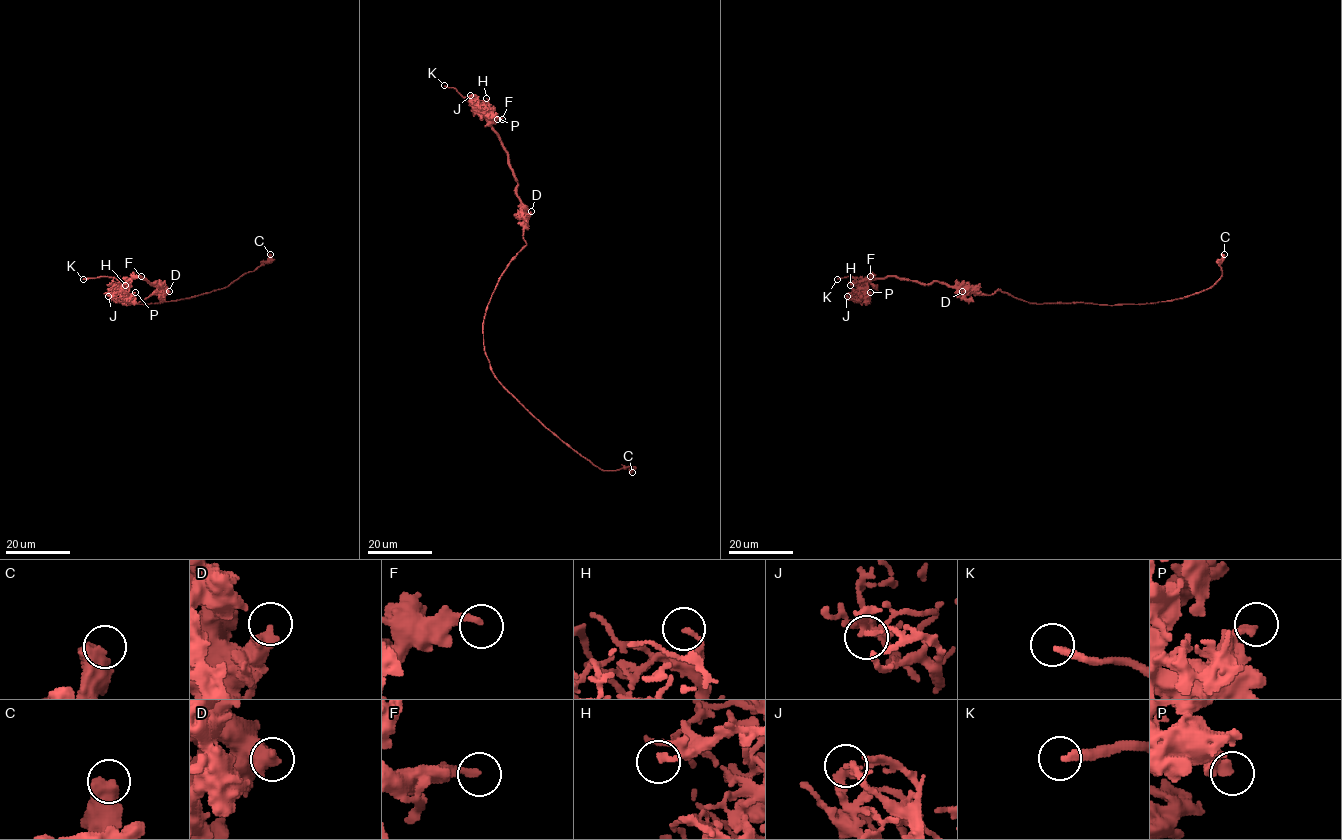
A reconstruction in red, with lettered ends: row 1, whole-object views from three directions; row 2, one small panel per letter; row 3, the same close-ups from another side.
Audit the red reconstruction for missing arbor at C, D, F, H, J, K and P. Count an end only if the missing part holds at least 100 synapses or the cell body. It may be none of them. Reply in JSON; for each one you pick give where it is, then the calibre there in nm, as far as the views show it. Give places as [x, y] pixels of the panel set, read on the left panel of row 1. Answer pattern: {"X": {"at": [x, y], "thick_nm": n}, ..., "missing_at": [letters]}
{"K": {"at": [83, 279], "thick_nm": 260}, "missing_at": ["K"]}

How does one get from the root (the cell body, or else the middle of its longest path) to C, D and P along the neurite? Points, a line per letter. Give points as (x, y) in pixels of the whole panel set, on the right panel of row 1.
C: (1051, 303), (1122, 305), (1182, 299), (1209, 288), (1221, 277), (1218, 262), (1224, 254)
D: (1051, 303), (1028, 303), (998, 290), (991, 294), (962, 291)
P: (1051, 303), (897, 277), (874, 277), (864, 295), (870, 292)

